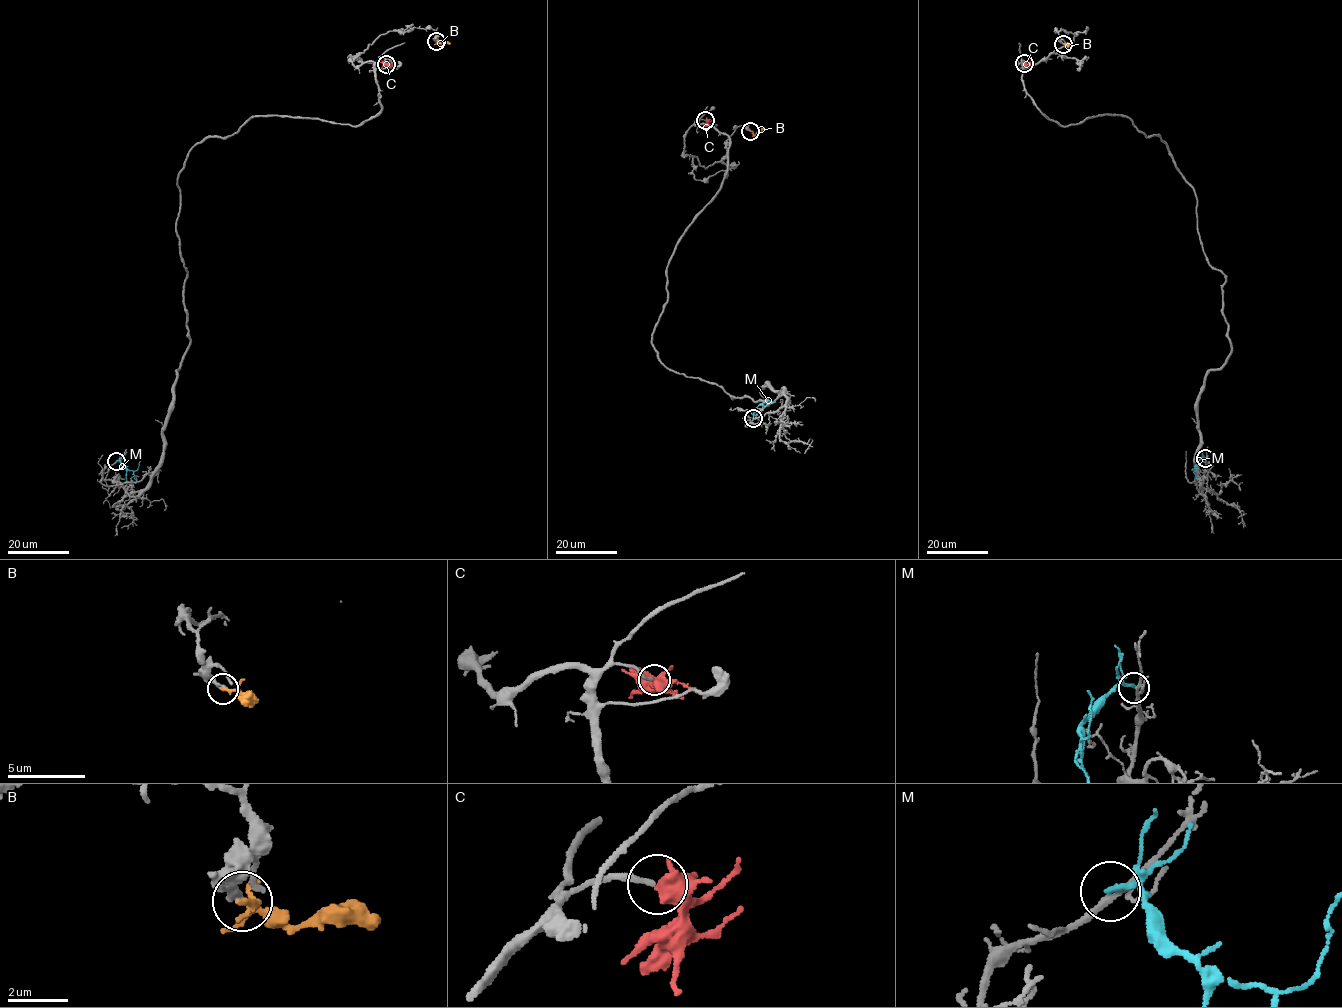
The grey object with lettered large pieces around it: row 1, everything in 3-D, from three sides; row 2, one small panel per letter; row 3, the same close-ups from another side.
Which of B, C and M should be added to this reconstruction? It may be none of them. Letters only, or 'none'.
C

